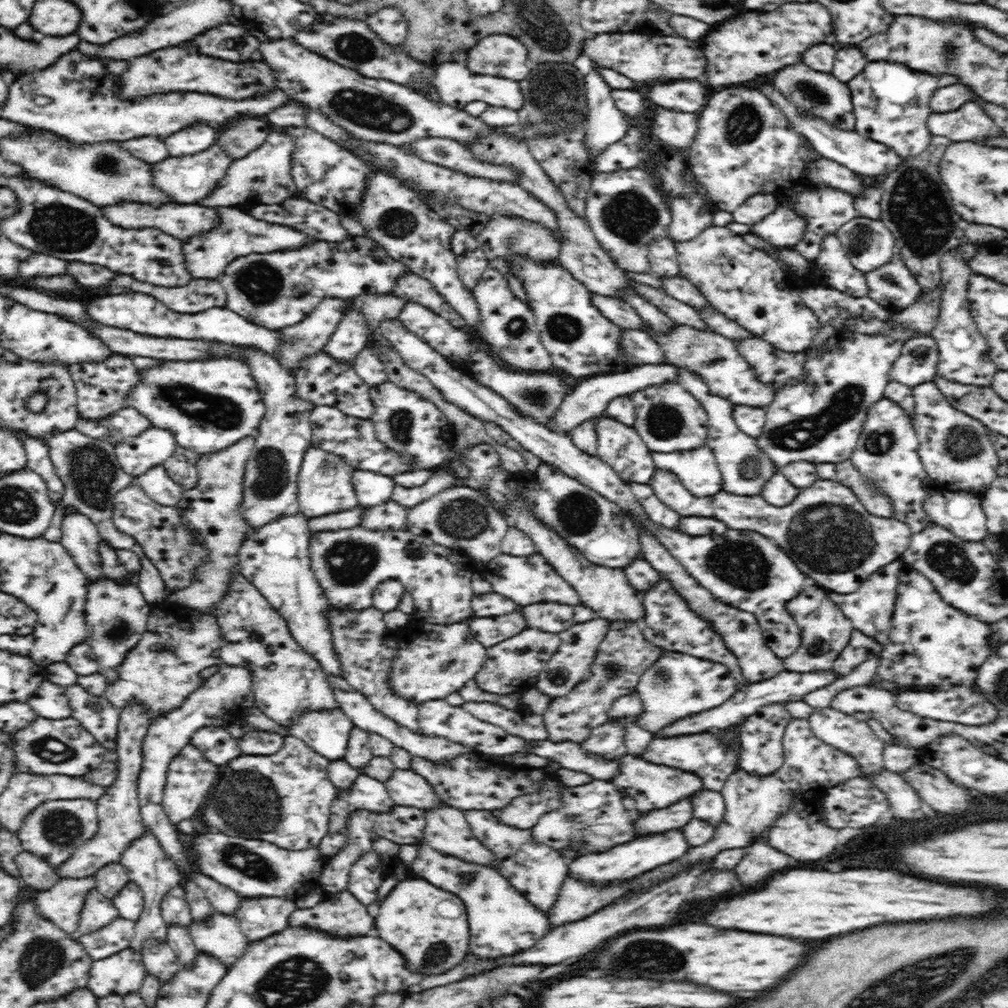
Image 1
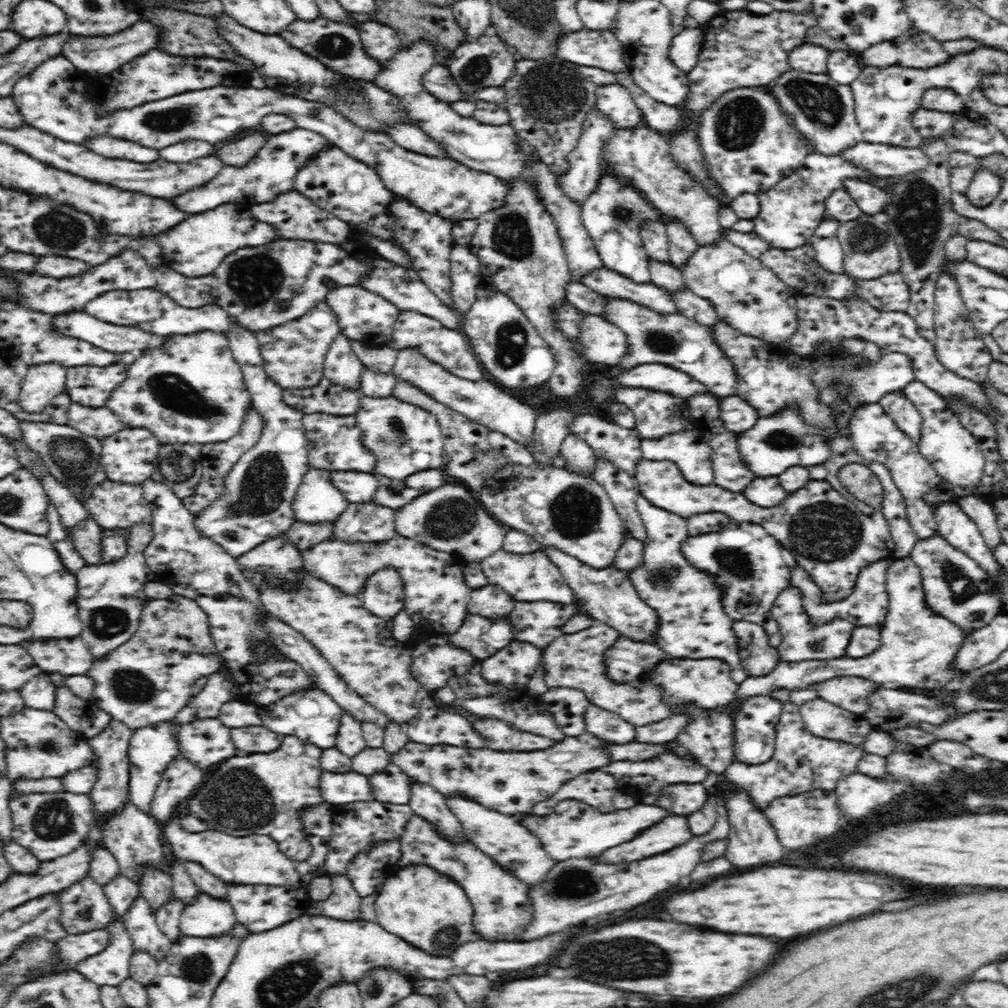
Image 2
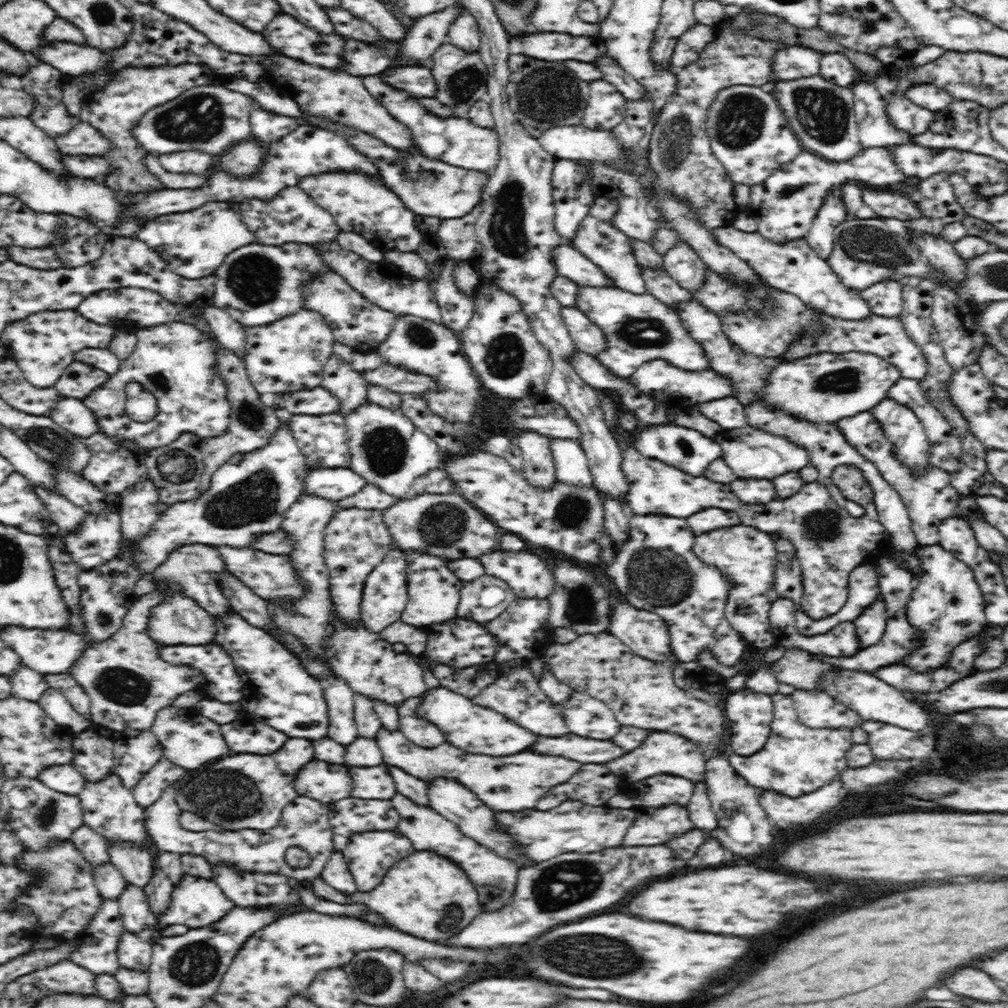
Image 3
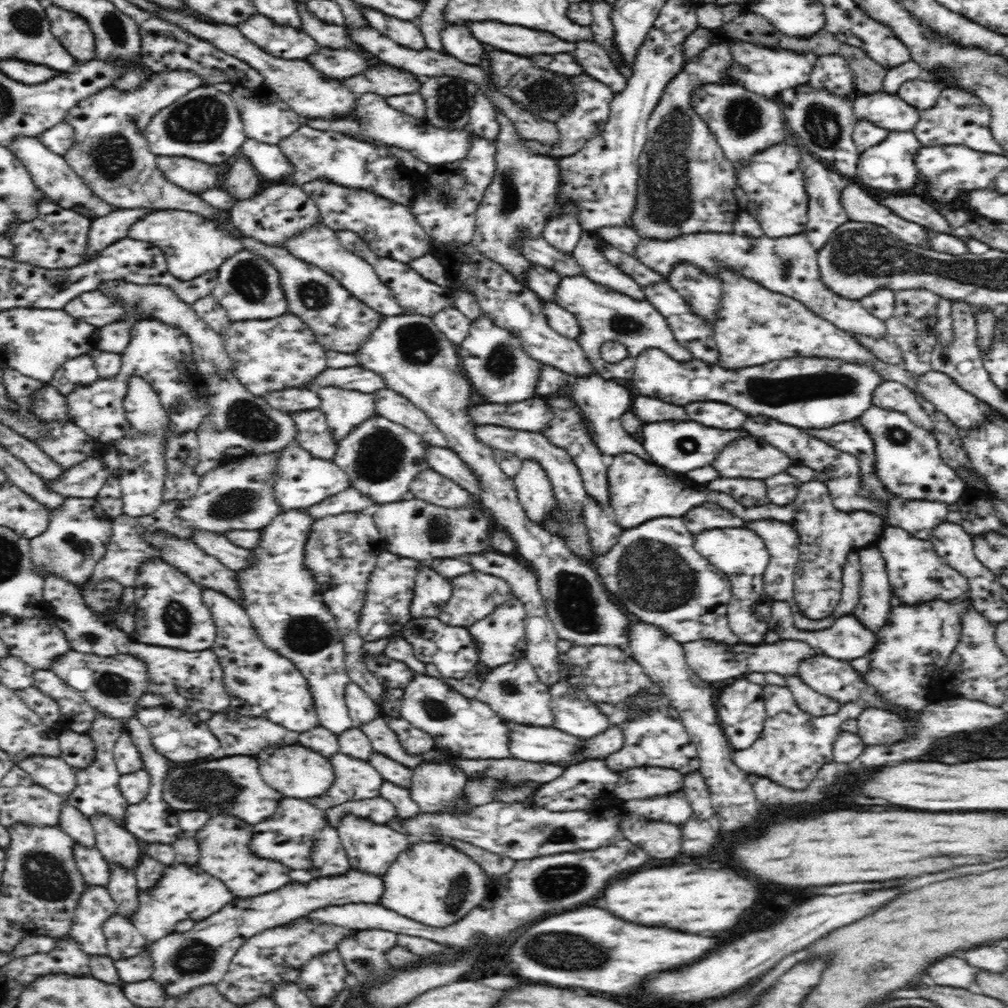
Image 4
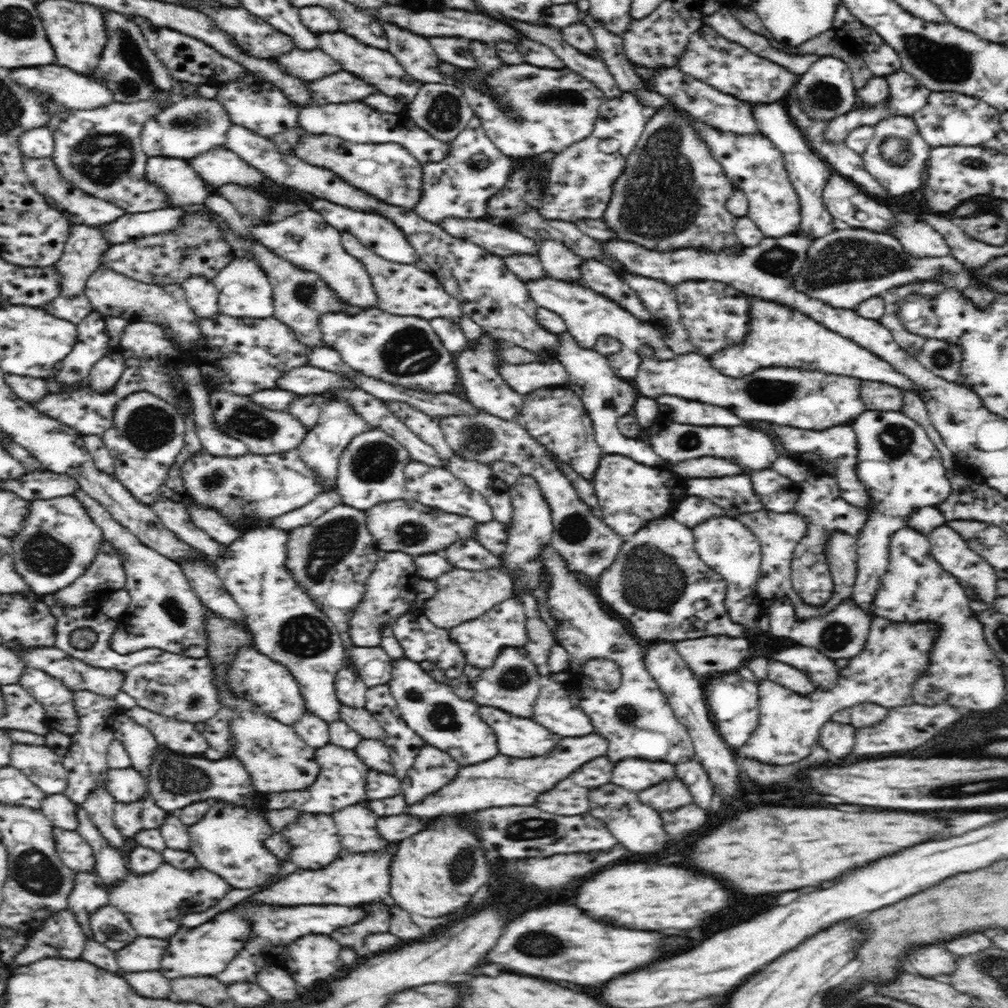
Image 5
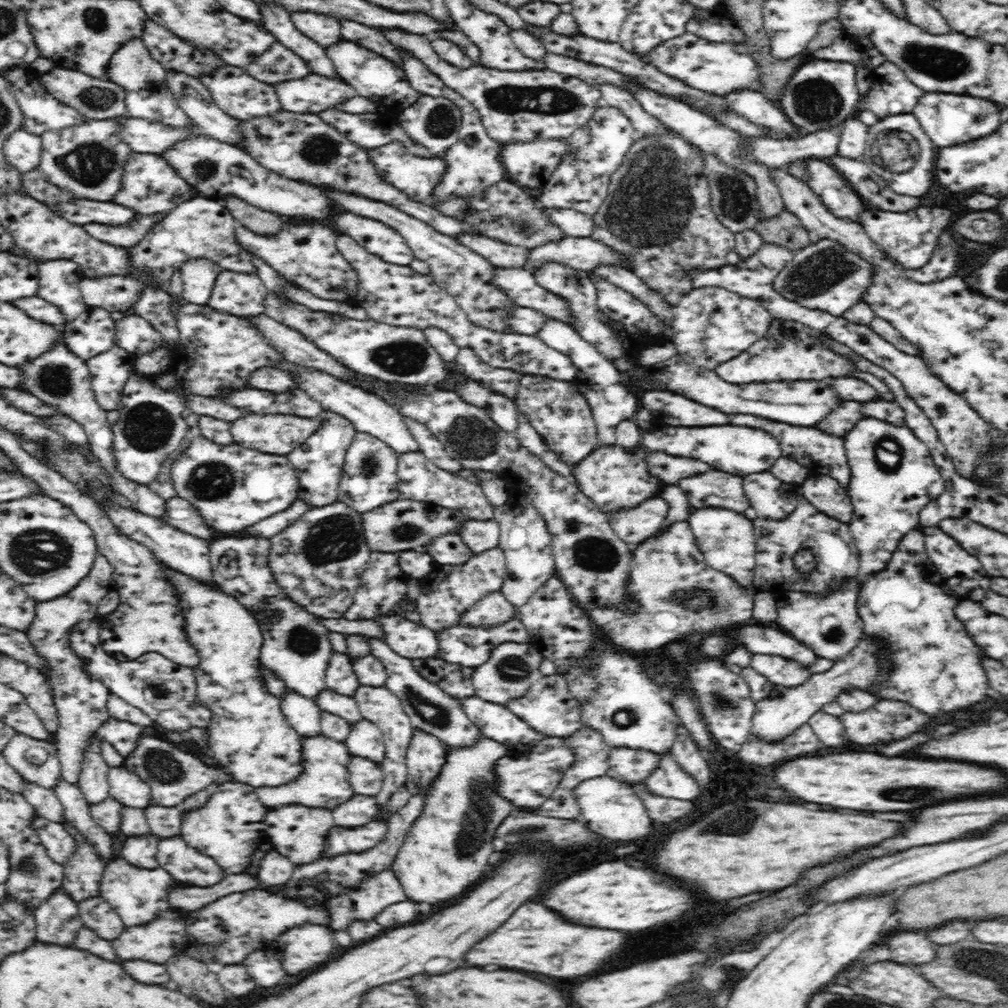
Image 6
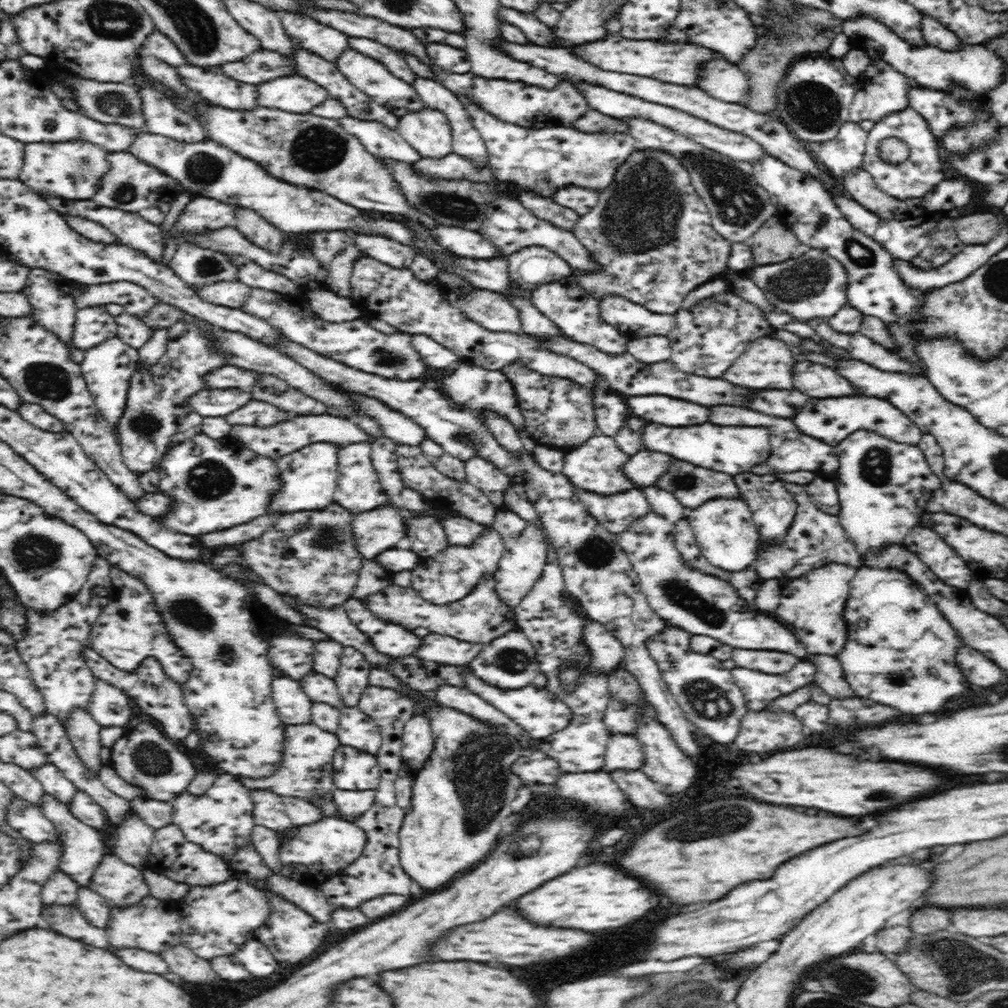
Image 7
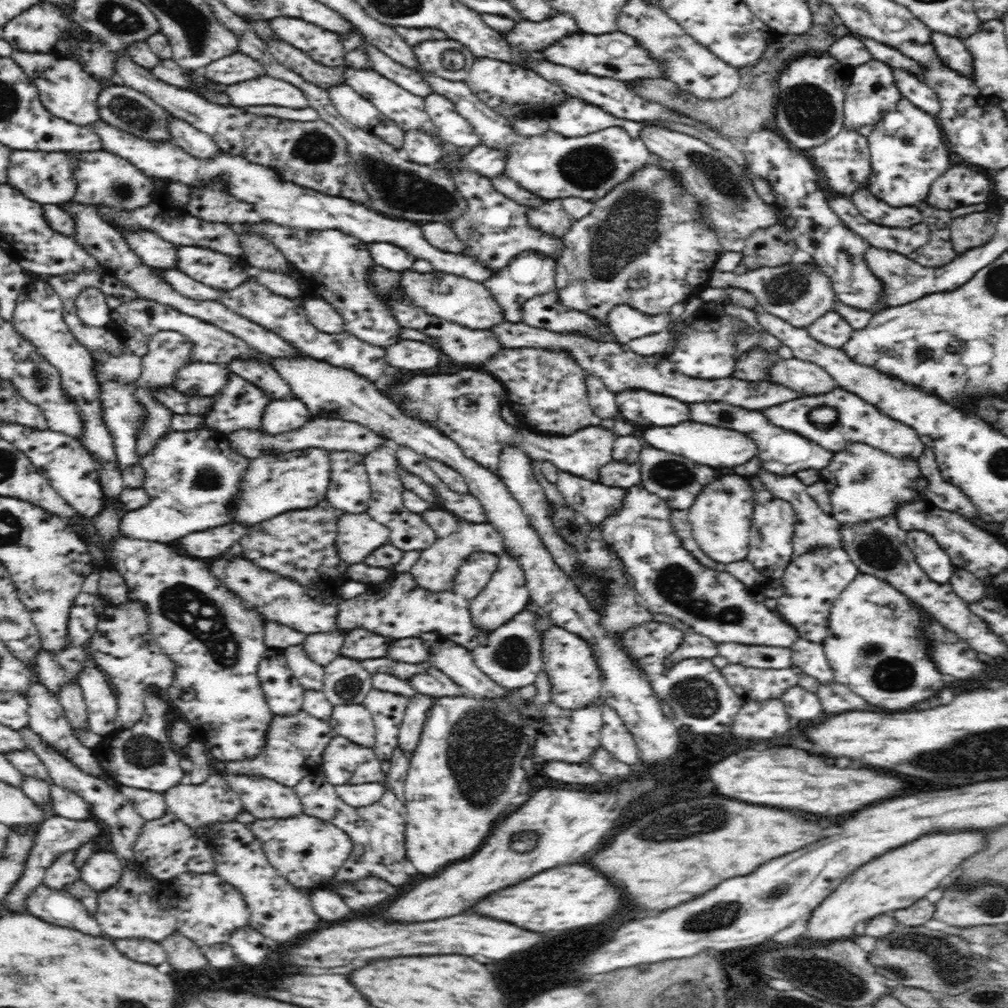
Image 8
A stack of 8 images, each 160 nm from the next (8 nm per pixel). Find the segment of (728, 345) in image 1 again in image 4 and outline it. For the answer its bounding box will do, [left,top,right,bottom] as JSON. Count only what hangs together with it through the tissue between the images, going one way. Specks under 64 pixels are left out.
[553,275,692,380]

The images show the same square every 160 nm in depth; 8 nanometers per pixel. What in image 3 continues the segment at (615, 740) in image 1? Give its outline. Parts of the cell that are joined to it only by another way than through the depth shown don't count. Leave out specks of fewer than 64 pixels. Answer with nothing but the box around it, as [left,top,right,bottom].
[375,726,582,810]

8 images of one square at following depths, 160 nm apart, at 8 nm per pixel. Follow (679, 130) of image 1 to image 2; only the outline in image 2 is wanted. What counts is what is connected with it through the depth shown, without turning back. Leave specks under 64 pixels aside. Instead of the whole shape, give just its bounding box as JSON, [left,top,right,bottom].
[616,72,684,134]

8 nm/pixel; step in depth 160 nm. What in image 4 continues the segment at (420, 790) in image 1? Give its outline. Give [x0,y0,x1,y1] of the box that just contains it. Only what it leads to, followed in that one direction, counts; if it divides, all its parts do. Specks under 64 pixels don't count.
[308,751,382,811]

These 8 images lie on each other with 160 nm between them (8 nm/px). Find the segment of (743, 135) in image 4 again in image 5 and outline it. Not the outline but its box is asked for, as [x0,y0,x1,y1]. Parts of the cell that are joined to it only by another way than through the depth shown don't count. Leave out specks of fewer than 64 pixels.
[631,64,759,135]

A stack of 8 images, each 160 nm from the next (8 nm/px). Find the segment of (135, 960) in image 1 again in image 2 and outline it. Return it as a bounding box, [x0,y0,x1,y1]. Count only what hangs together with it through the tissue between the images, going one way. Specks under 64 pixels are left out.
[74,917,135,987]

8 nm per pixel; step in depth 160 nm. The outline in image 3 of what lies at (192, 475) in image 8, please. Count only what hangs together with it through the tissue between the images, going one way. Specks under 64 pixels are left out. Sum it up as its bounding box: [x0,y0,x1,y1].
[303,468,365,501]

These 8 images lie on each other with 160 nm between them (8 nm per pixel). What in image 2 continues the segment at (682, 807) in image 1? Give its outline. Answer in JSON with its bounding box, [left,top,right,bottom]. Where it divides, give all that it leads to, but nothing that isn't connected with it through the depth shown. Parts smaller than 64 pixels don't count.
[522,800,668,860]

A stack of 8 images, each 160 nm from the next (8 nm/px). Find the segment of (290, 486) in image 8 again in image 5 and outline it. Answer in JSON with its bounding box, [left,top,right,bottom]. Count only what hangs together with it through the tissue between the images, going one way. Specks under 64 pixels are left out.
[297,391,369,492]

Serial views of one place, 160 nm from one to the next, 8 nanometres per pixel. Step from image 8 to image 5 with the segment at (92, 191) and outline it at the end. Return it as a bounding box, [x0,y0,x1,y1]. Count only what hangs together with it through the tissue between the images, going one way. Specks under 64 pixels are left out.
[145,157,214,206]

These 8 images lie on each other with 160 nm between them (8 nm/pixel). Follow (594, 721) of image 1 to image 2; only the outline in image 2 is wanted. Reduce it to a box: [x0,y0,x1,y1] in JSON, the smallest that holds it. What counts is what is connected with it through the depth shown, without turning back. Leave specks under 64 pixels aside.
[540,636,665,736]

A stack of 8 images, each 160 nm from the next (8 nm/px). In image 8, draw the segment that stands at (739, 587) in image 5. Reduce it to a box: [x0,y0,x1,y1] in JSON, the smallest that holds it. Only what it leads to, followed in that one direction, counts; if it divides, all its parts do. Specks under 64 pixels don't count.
[688,474,754,564]

